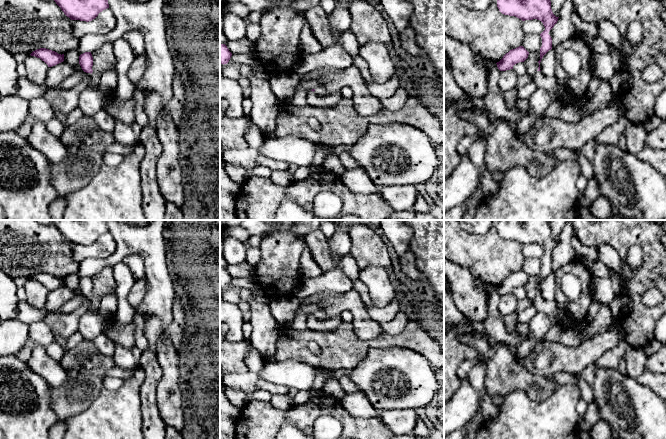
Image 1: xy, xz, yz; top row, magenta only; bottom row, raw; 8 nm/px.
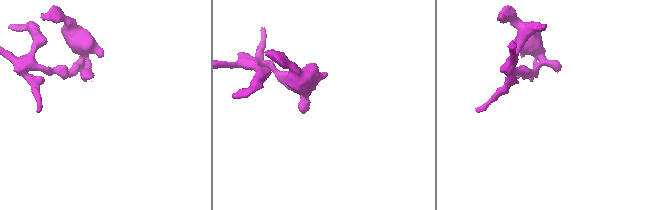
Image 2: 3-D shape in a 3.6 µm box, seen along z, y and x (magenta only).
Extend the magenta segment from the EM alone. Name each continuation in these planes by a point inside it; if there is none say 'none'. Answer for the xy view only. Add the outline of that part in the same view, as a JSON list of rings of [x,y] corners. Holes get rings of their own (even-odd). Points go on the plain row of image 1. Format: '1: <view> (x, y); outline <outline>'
1: xy (95, 300); outline [[[92,296],[91,302],[90,302],[90,306],[91,306],[93,309],[95,309],[95,310],[98,311],[100,300],[101,300],[100,297]]]

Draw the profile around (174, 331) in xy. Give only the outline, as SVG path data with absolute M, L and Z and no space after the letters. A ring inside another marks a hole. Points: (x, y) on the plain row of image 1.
M175 296L172 307L173 319L165 329L166 337L171 341L176 351L179 352L182 345L182 334L185 322L185 313L180 298Z

